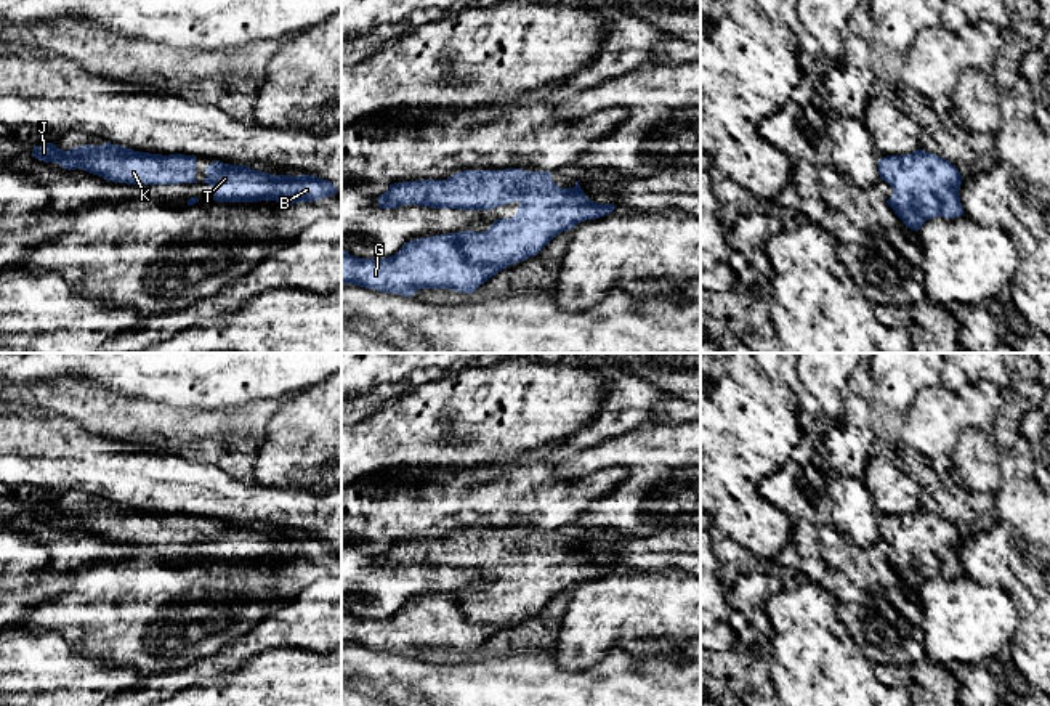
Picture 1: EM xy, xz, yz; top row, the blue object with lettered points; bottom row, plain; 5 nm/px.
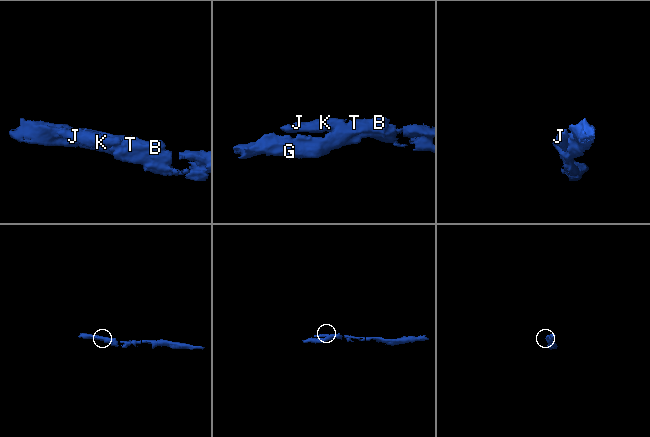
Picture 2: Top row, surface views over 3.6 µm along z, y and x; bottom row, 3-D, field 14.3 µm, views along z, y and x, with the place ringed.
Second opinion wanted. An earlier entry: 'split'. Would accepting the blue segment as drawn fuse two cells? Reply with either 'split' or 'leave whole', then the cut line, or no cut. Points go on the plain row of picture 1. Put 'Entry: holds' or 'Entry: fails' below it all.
leave whole | no cut
Entry: fails

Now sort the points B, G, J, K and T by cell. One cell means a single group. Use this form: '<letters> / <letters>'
B G J K T

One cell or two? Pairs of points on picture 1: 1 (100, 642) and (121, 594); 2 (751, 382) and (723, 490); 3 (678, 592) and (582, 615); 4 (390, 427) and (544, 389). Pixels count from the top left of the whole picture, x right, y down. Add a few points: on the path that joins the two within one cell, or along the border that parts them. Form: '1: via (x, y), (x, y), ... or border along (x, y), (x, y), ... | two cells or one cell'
1: via (114, 634), (132, 616), (132, 607) | one cell
2: via (738, 409), (738, 451), (733, 462) | one cell
3: via (654, 604), (625, 604), (606, 610) | one cell
4: via (428, 424), (440, 414), (483, 413), (505, 398) | one cell

